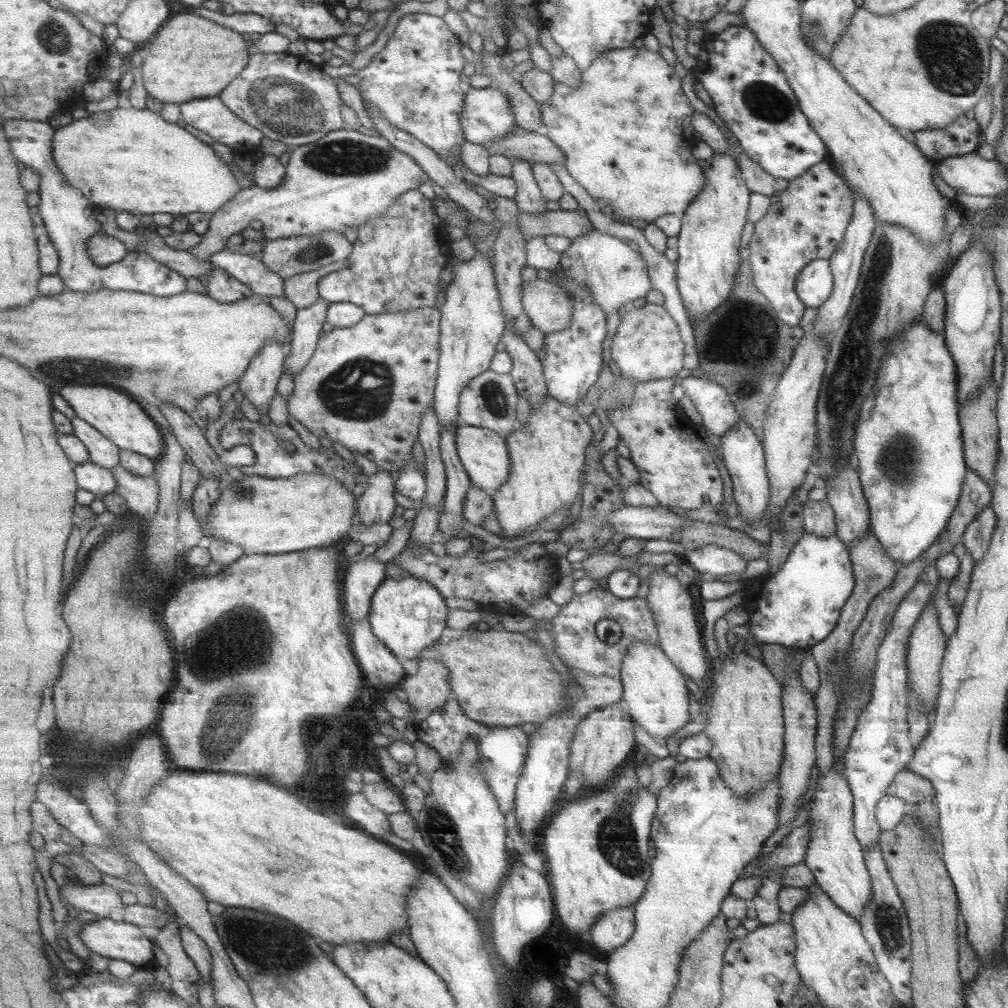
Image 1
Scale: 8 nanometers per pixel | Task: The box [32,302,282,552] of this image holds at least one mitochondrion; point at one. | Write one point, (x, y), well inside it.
(61, 368)

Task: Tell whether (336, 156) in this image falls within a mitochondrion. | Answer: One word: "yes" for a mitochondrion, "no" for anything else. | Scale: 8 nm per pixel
yes

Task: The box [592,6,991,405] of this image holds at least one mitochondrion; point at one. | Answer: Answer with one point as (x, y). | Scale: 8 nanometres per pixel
(953, 61)

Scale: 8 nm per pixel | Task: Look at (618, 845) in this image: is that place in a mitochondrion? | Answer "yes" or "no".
yes

